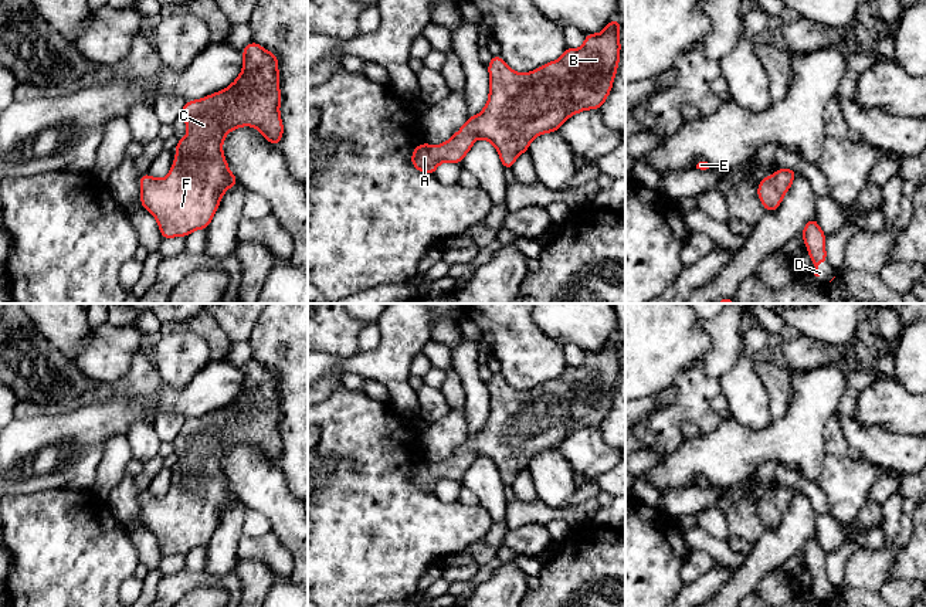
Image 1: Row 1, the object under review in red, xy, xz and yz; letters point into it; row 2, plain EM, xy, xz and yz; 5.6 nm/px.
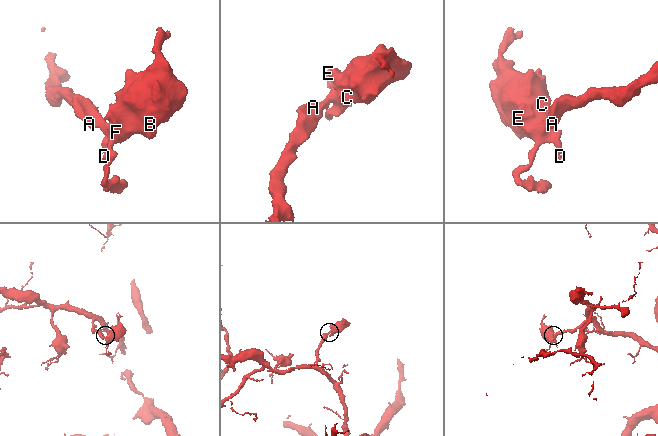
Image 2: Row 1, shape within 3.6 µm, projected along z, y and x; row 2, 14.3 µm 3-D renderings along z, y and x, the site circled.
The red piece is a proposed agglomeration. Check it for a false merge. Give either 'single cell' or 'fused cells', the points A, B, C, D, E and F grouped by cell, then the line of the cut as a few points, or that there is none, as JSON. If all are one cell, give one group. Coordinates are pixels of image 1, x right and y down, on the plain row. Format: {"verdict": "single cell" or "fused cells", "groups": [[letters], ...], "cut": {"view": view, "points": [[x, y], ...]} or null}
{"verdict": "single cell", "groups": [["A", "B", "C", "D", "E", "F"]], "cut": null}

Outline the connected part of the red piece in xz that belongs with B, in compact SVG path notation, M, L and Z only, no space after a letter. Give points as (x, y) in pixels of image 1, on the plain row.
M620 338L610 339L600 352L586 352L581 366L564 367L563 373L532 390L511 387L501 373L492 374L489 417L481 431L440 464L421 461L413 468L411 482L423 491L434 492L442 479L461 481L476 455L489 458L498 468L505 486L512 486L516 475L528 469L530 460L546 450L557 450L567 435L584 427L600 427L607 417L620 377Z

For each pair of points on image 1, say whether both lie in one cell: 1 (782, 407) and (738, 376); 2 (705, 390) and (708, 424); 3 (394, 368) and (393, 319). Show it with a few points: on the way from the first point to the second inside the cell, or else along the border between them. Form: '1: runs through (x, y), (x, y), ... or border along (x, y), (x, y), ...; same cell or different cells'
1: border along (755, 369), (767, 392), (769, 411), (773, 417); different cells
2: runs through (702, 399), (702, 416); same cell
3: runs through (394, 356), (394, 331); same cell

